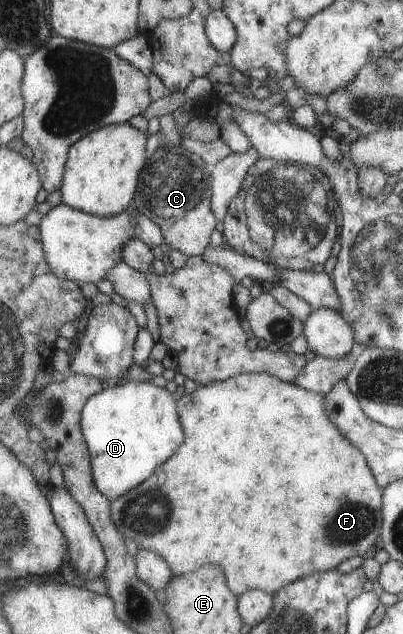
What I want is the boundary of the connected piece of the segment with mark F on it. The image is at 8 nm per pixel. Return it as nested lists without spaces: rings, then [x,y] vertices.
[[[242,373],[223,380],[202,385],[193,392],[183,393],[178,398],[178,416],[185,433],[185,440],[178,447],[178,452],[150,476],[144,484],[139,484],[130,492],[125,492],[110,503],[110,516],[122,538],[133,540],[138,549],[149,550],[162,556],[174,575],[184,575],[200,568],[204,562],[222,564],[226,572],[226,584],[230,584],[230,592],[236,596],[258,588],[270,595],[293,583],[296,579],[307,577],[315,572],[334,569],[343,560],[353,556],[365,557],[364,553],[381,534],[381,485],[374,480],[372,469],[366,464],[365,456],[356,448],[329,419],[325,409],[325,396],[300,388],[298,385],[286,383],[278,377],[266,373]]]

